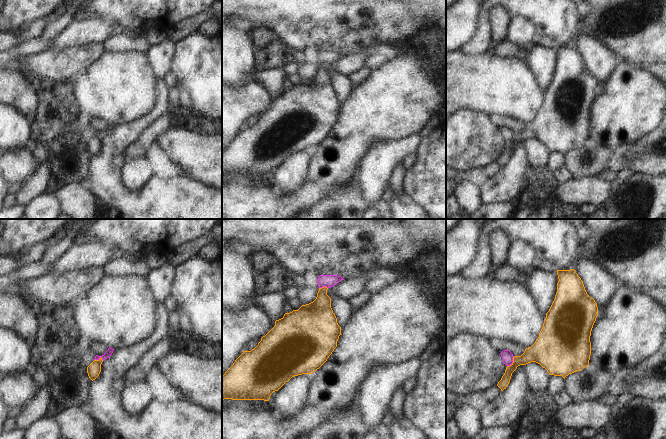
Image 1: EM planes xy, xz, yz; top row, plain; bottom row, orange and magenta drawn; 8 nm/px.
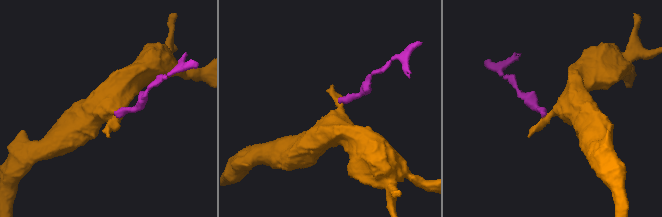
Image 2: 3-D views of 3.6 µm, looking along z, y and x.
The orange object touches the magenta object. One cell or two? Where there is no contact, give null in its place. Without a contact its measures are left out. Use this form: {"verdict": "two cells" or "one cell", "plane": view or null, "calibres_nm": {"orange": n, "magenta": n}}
{"verdict": "two cells", "plane": "yz", "calibres_nm": {"orange": 190, "magenta": 90}}

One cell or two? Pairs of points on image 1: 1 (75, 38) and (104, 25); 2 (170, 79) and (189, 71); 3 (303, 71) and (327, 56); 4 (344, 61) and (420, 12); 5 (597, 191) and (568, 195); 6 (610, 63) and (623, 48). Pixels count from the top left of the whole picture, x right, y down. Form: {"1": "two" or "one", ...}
{"1": "one", "2": "two", "3": "one", "4": "two", "5": "one", "6": "two"}

